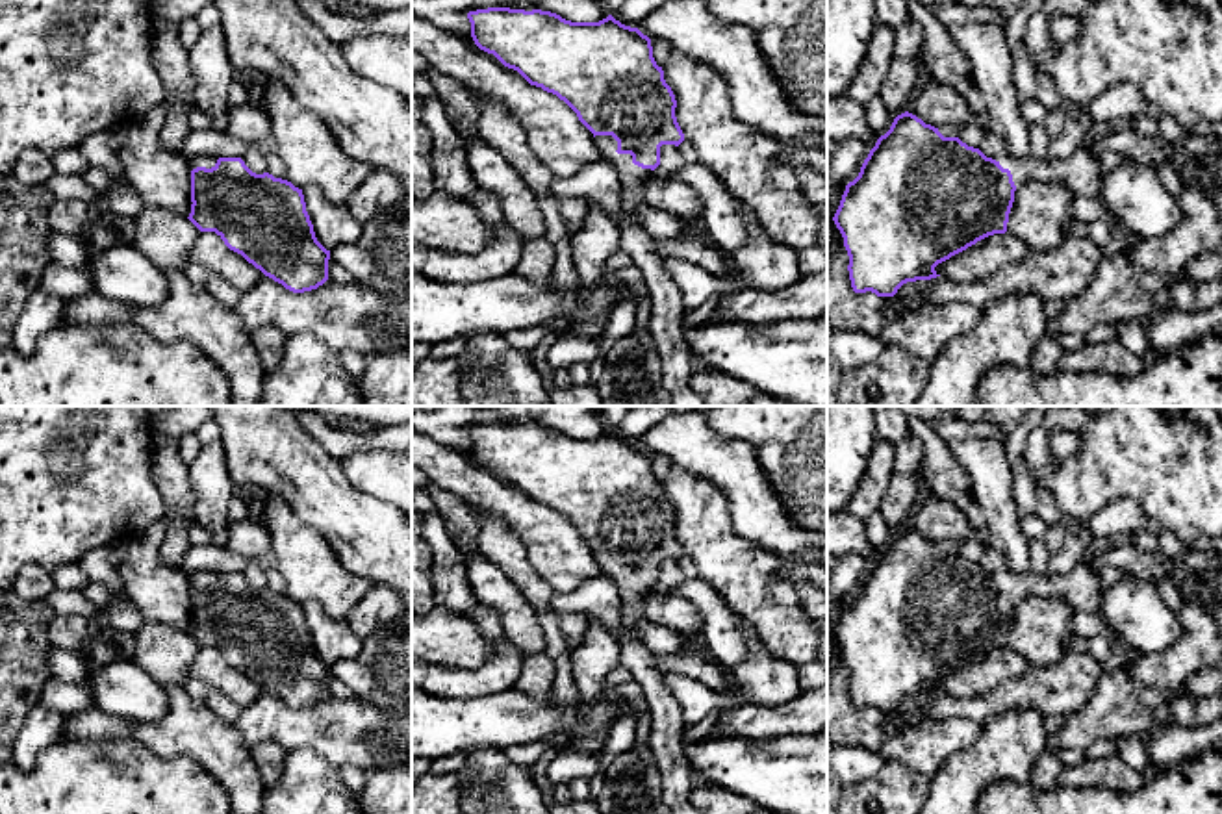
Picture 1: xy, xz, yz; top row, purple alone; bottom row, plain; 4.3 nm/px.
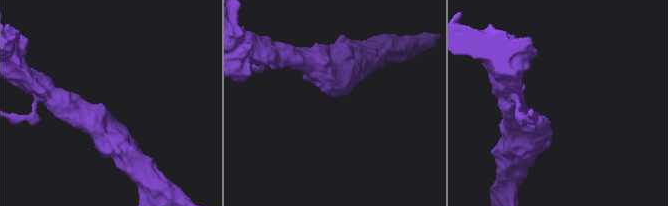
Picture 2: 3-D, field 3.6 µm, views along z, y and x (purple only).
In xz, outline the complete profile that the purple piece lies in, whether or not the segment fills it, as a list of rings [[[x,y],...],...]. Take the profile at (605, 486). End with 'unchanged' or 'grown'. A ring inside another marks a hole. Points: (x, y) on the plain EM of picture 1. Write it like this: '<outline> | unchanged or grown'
[[[488,423],[469,426],[475,460],[493,469],[504,482],[517,486],[530,501],[564,515],[579,536],[593,549],[595,562],[605,577],[619,590],[619,666],[643,692],[651,714],[647,745],[660,769],[664,803],[671,814],[699,814],[690,801],[694,768],[690,766],[682,731],[686,727],[681,705],[664,682],[664,673],[655,666],[655,655],[638,632],[643,617],[642,603],[660,580],[660,562],[684,556],[677,538],[677,515],[664,495],[662,482],[653,473],[651,454],[638,443],[616,436],[612,430],[599,438],[571,438],[541,425]]] | grown

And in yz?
[[[905,527],[881,551],[864,575],[859,591],[846,601],[833,632],[849,671],[855,708],[894,712],[907,697],[940,692],[935,682],[977,656],[1005,649],[1014,606],[1025,597],[1063,599],[1074,610],[1101,612],[1101,575],[1077,564],[1064,575],[1014,573],[1007,566],[987,573],[959,553],[944,553],[938,543]]] | grown

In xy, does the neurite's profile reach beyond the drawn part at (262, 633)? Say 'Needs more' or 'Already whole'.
Needs more

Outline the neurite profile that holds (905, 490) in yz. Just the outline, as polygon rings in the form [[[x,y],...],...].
[[[894,473],[879,514],[897,532],[907,527],[910,512],[922,495],[923,488],[914,473]]]

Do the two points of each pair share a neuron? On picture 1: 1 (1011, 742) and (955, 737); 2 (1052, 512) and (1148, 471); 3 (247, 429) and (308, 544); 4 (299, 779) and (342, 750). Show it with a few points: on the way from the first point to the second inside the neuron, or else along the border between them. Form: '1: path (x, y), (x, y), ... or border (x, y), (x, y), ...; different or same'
1: border (981, 725), (976, 740), (941, 766); different
2: border (1043, 488), (1067, 516); different
3: border (264, 494), (282, 497), (301, 520), (318, 531); different
4: border (288, 750), (312, 748), (338, 770); different

